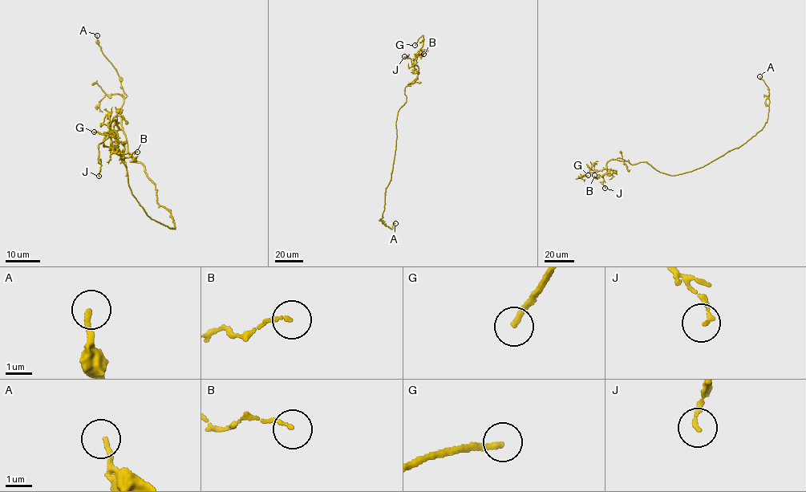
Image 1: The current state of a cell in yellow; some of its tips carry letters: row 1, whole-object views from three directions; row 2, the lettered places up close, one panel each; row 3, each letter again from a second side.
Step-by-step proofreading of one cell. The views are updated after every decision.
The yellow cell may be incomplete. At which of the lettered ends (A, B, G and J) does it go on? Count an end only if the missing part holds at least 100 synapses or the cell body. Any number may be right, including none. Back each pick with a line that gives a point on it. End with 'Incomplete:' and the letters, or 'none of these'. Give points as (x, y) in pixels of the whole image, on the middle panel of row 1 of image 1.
G: Place: (415, 45)
Incomplete: G

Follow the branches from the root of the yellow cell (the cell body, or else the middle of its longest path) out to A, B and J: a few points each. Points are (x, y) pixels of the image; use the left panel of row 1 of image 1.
A: (171, 228), (176, 229), (174, 221), (157, 201), (155, 185), (128, 153), (120, 114), (127, 95), (97, 35)
B: (171, 228), (147, 215), (128, 187), (121, 154), (103, 144), (118, 129), (112, 119), (111, 148), (137, 152)
J: (171, 228), (147, 215), (128, 187), (121, 154), (103, 144), (118, 129), (113, 119), (99, 145), (99, 176)

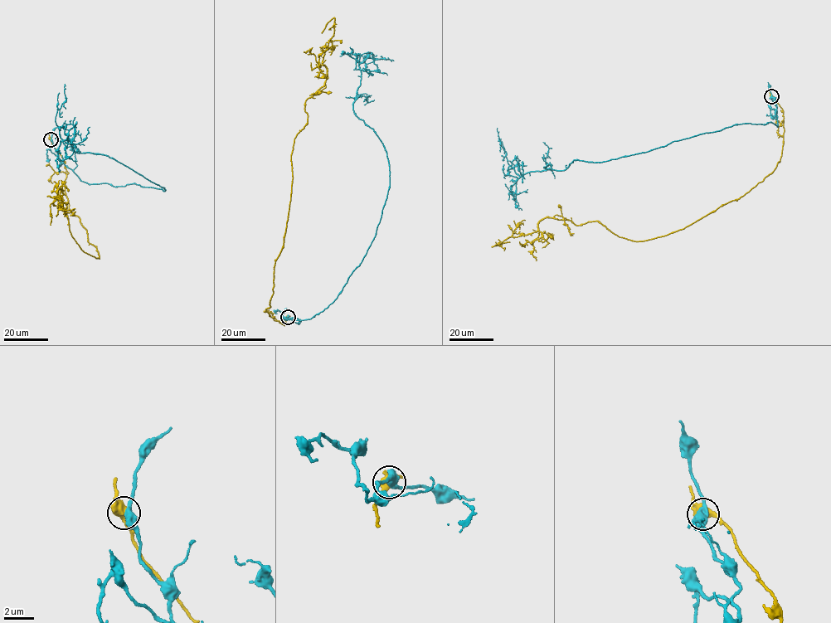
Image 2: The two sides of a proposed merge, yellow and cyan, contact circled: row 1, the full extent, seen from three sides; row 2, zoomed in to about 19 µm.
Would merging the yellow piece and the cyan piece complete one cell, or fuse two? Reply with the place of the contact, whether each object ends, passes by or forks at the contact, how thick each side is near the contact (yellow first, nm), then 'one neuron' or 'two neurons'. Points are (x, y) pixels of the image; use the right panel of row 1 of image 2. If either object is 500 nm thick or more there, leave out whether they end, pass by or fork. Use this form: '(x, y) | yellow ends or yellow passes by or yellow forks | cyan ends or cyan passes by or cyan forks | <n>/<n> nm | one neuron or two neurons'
(771, 96) | yellow passes by | cyan passes by | 480/440 nm | two neurons

